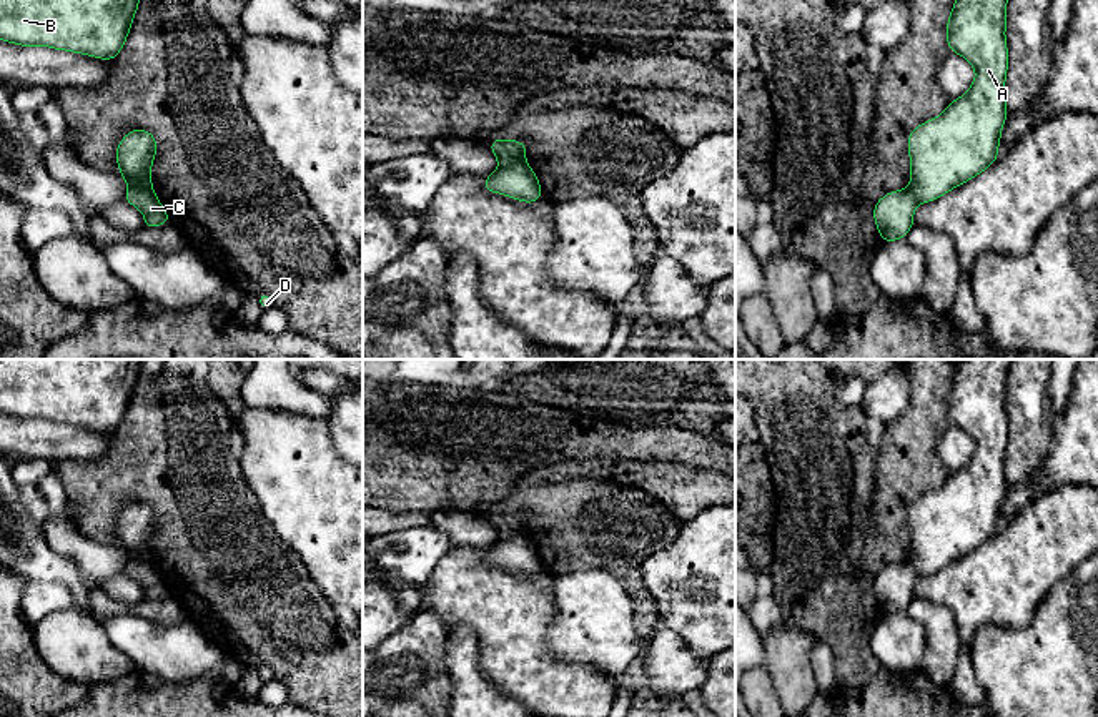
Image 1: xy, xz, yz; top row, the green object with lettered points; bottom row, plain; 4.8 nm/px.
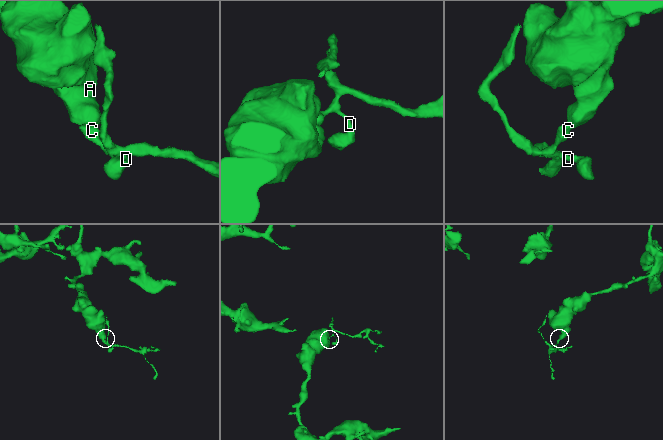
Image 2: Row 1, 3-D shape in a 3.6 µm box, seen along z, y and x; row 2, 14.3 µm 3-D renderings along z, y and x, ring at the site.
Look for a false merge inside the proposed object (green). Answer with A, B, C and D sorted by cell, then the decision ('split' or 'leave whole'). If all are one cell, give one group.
groups A B / C D; split

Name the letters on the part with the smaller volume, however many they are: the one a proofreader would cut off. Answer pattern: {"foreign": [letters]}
{"foreign": ["C", "D"]}

